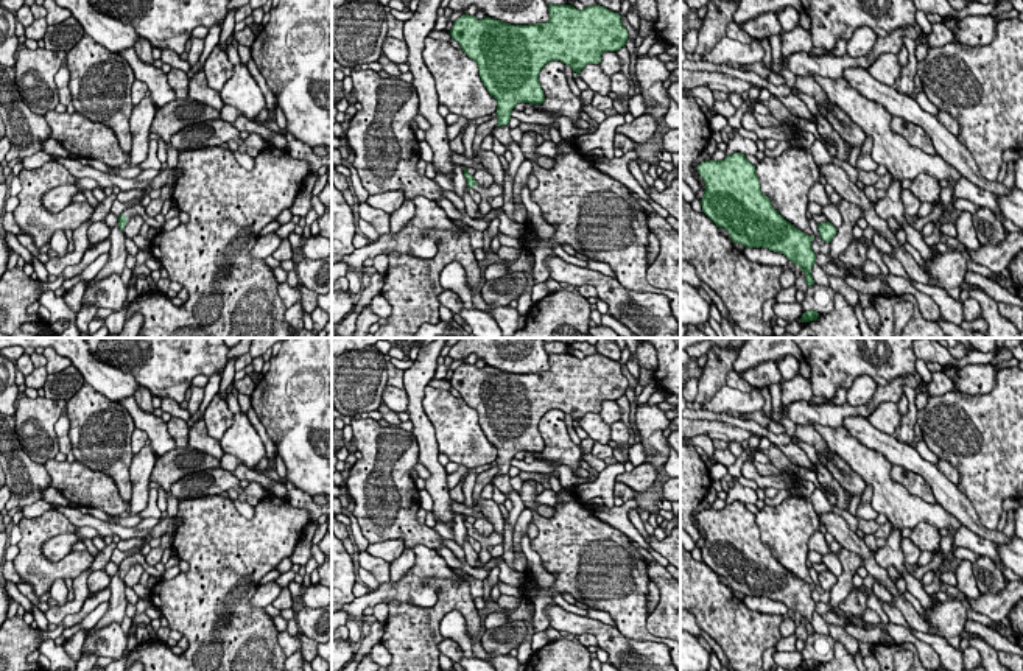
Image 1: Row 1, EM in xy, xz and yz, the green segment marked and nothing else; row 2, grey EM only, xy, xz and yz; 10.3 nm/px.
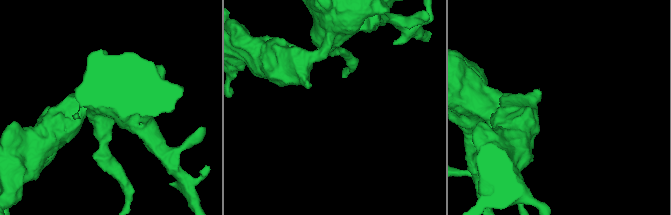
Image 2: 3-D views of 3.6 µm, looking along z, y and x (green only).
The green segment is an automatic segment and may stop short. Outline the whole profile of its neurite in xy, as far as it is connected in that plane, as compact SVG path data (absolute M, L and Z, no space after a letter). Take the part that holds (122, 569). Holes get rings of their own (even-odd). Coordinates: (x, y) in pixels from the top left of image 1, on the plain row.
M137 551L137 553L128 556L128 557L118 565L120 579L125 579L126 571L128 571L134 564L140 564L149 576L154 576L154 578L159 579L159 581L160 581L162 576L163 576L163 573L160 573L156 567L148 565L145 556L143 556L140 551Z

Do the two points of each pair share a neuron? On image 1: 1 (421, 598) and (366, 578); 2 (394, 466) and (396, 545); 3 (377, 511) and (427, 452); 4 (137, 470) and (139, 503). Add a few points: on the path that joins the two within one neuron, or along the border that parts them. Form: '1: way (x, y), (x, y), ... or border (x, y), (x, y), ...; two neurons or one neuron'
1: border (377, 586), (369, 590); two neurons
2: border (369, 544), (399, 539), (405, 548); two neurons
3: border (411, 432), (418, 446), (419, 463); two neurons
4: way (139, 478), (139, 495); one neuron

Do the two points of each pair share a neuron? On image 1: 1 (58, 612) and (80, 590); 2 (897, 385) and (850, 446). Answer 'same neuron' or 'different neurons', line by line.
1: same neuron
2: different neurons

